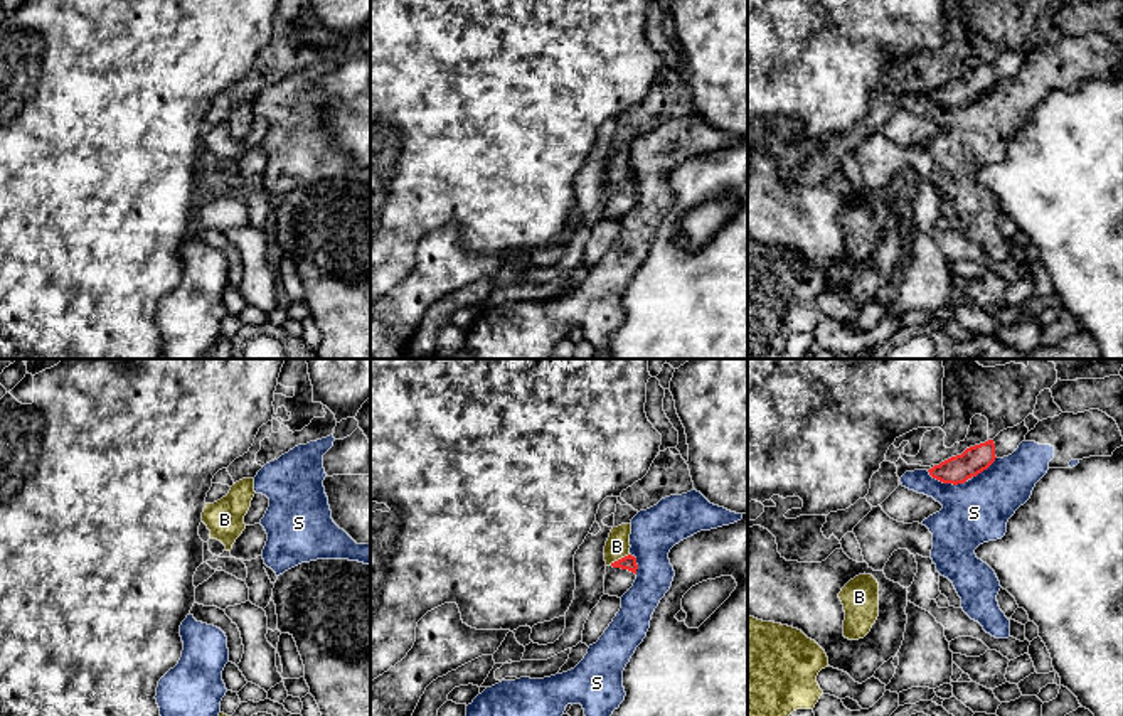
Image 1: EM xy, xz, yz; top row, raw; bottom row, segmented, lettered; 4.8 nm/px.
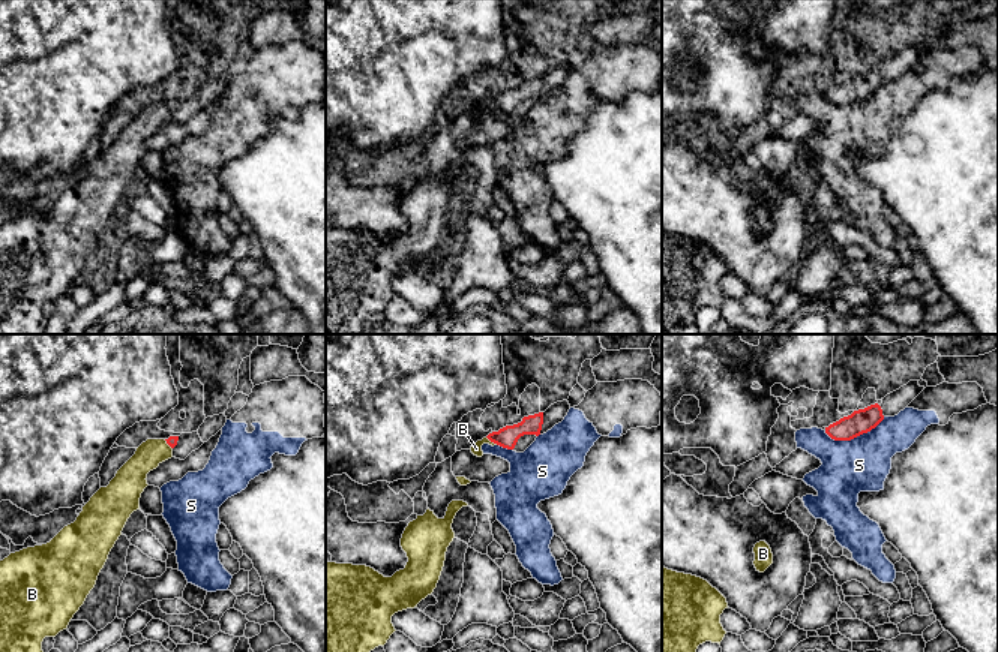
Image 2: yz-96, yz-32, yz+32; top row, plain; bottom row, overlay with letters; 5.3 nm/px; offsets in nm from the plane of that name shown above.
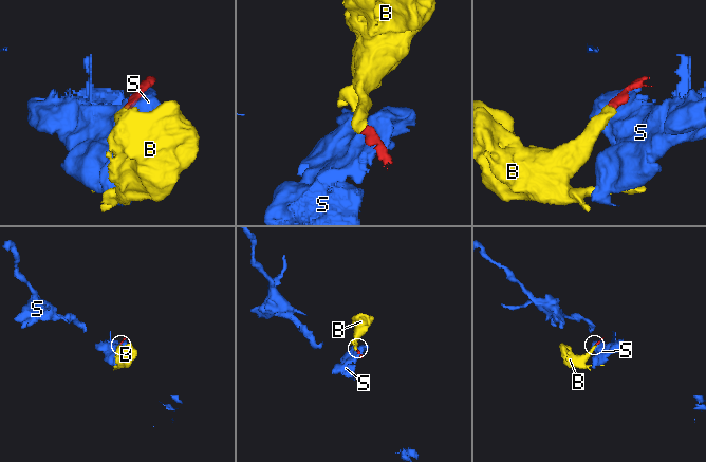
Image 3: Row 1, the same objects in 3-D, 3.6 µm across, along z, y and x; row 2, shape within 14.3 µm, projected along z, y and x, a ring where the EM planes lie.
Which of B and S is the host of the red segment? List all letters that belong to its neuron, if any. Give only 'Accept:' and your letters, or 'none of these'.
Accept: B

